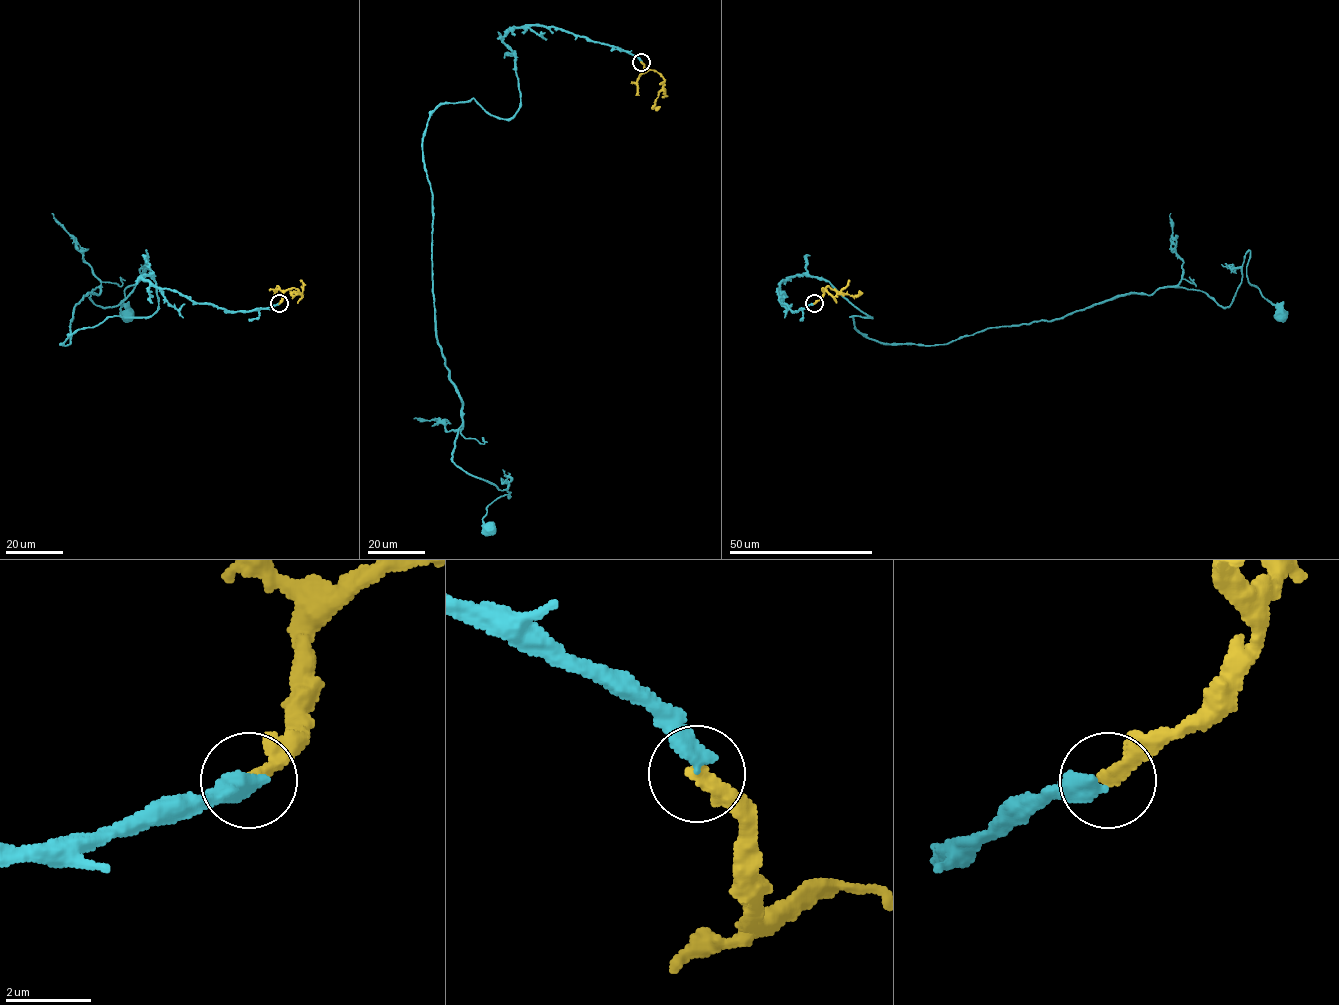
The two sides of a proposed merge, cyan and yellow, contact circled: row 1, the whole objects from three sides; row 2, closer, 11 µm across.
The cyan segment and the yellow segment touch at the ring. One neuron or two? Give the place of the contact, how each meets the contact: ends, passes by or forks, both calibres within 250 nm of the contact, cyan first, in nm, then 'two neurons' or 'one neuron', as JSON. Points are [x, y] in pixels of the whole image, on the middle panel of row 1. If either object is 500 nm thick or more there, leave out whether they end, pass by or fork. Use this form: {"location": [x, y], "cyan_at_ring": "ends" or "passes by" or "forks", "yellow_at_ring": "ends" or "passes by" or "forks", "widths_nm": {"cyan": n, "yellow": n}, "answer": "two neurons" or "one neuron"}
{"location": [641, 62], "cyan_at_ring": "ends", "yellow_at_ring": "ends", "widths_nm": {"cyan": 400, "yellow": 320}, "answer": "two neurons"}

